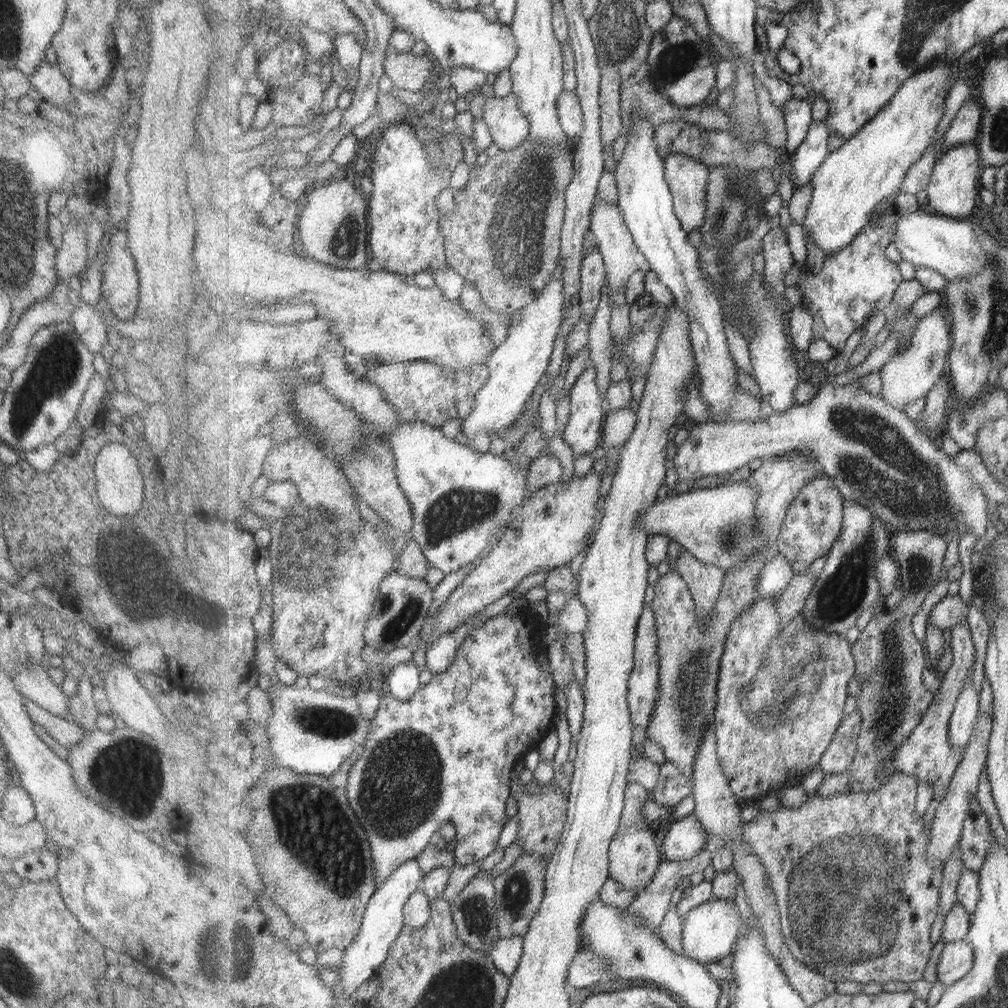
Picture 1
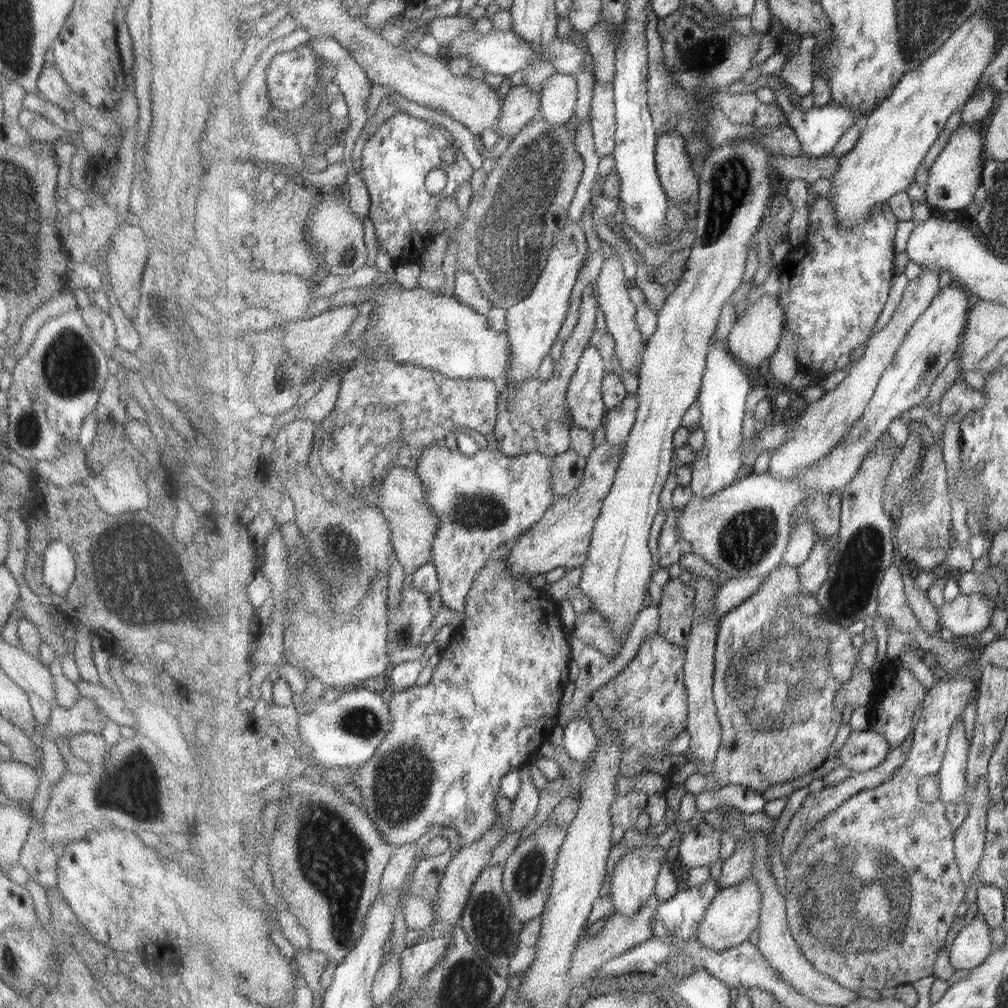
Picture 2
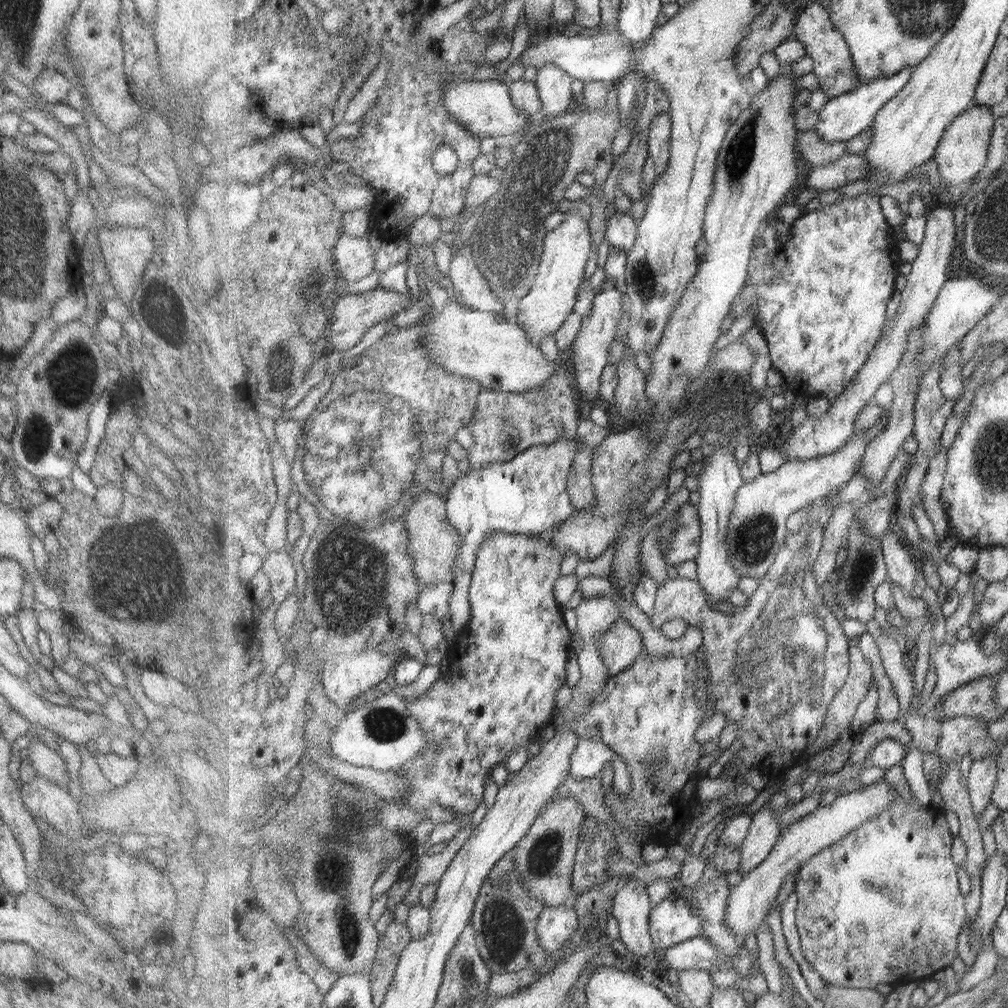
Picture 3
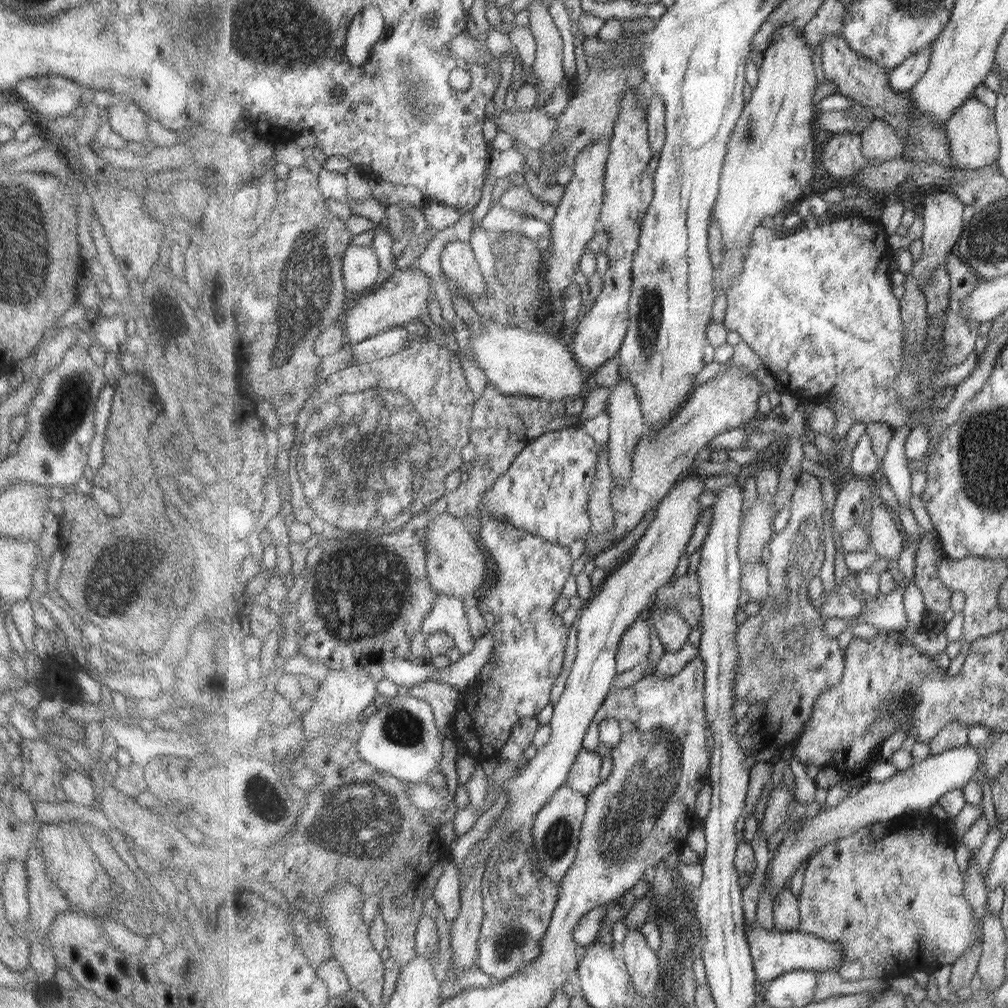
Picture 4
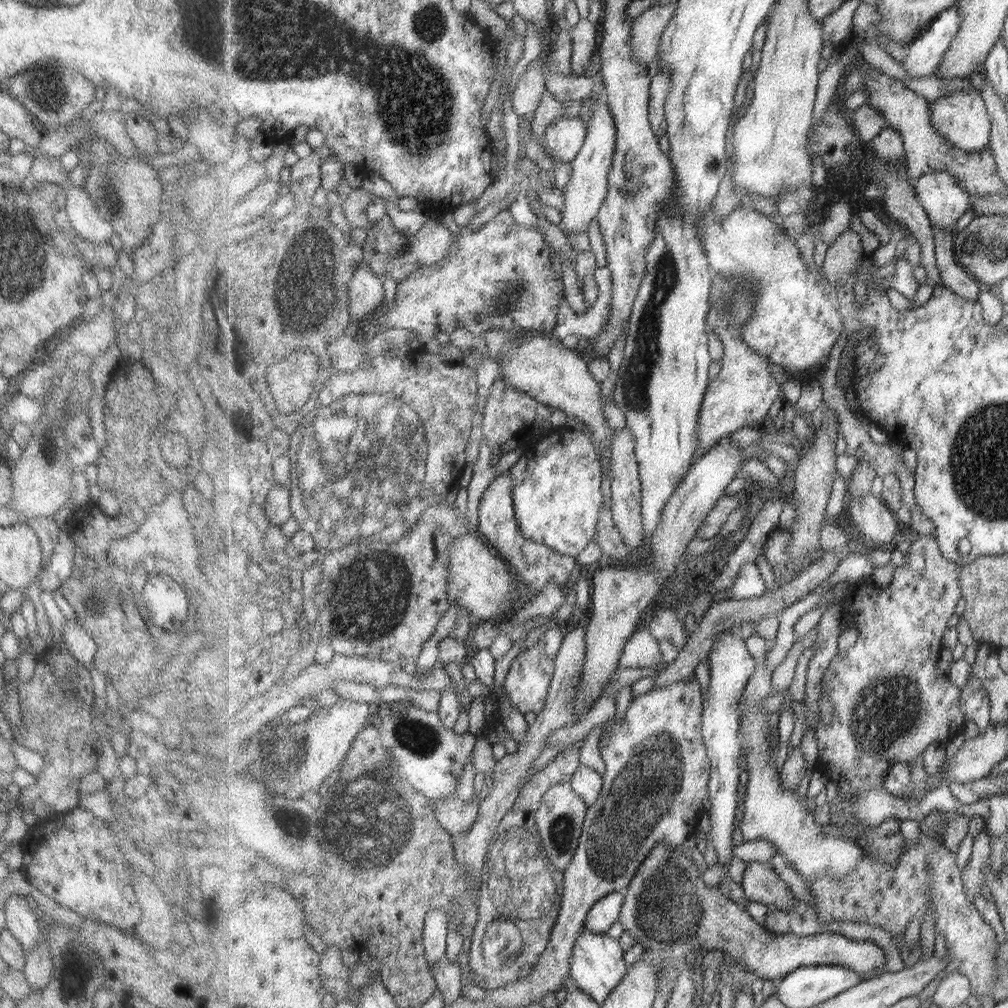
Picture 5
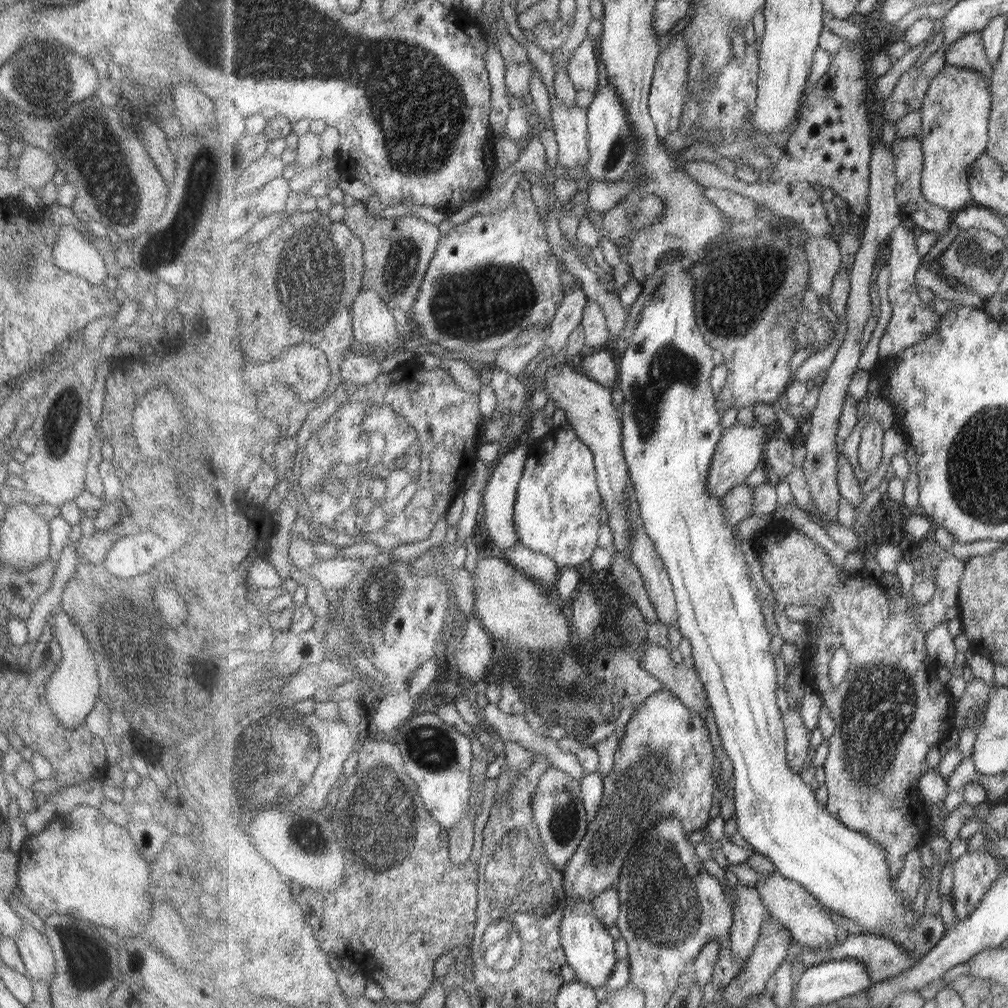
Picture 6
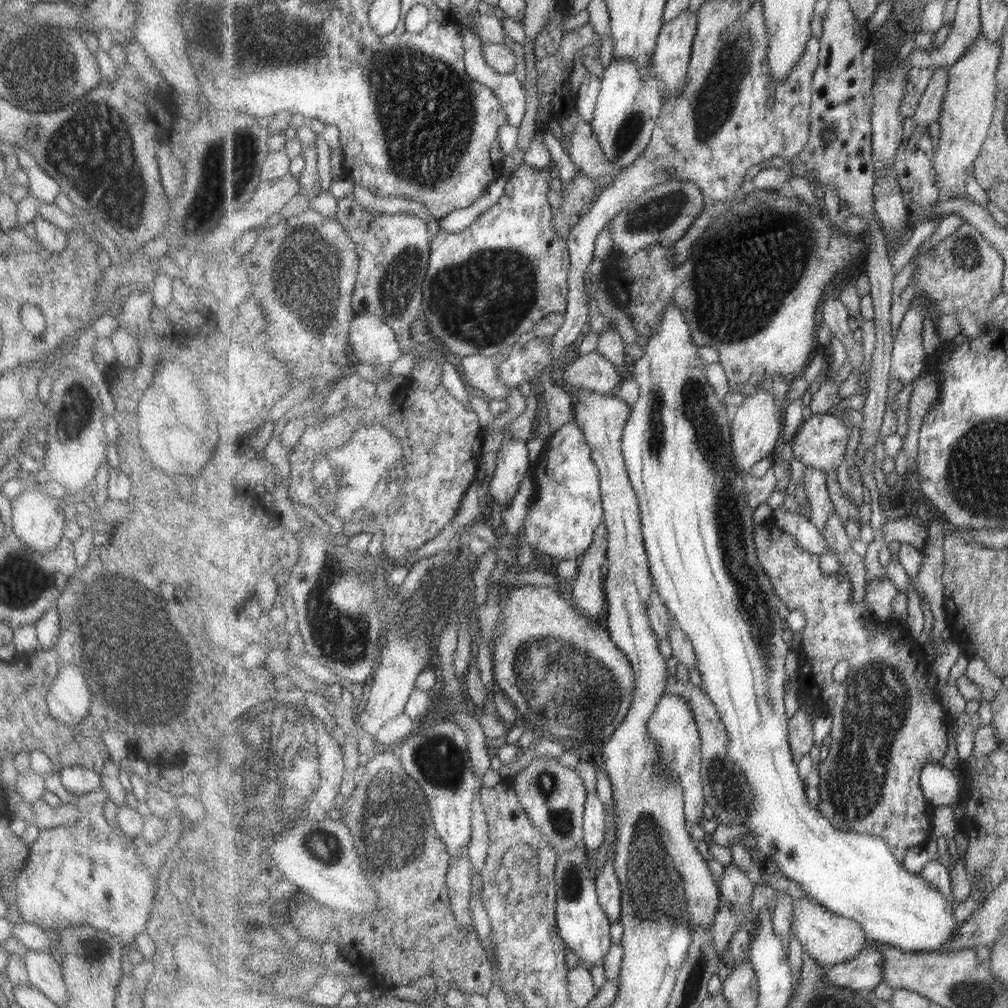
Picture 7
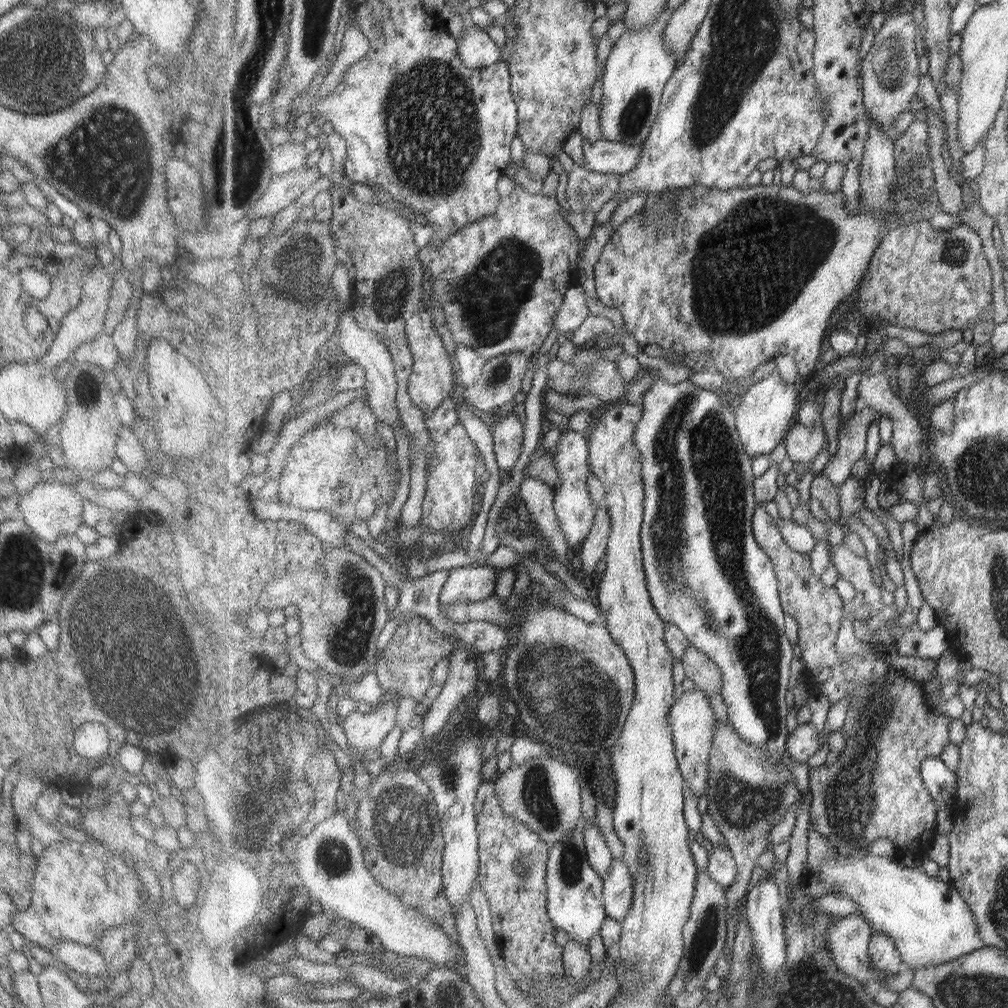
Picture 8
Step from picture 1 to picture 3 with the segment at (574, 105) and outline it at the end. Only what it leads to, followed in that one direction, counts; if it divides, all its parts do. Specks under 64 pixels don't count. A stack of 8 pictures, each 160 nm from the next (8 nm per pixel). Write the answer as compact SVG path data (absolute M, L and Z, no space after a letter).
M547 63L537 69L534 83L538 86L541 100L544 104L545 118L553 118L567 112L576 104L573 102L574 79L565 70Z

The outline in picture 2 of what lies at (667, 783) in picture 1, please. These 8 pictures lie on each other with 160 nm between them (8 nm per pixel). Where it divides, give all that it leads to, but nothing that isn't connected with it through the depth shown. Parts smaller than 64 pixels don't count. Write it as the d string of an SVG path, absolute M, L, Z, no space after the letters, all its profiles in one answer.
M723 786L717 790L704 791L696 797L696 808L702 811L713 811L727 805L747 814L758 814L767 807L769 800L745 786Z

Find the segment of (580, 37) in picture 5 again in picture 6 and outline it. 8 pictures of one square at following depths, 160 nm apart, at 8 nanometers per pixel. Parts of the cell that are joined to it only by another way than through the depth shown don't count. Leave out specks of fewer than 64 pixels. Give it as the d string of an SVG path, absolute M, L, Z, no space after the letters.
M589 38L572 52L568 63L568 74L578 90L589 90L594 94L599 90L598 56L597 46Z

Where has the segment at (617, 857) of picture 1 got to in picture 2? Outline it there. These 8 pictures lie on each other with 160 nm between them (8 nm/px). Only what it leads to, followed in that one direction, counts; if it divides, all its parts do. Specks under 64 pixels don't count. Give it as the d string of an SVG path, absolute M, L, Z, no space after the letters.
M655 845L641 846L623 854L613 871L611 894L614 901L614 913L635 916L651 901L656 894L656 885L661 870L661 862L667 856L667 849Z

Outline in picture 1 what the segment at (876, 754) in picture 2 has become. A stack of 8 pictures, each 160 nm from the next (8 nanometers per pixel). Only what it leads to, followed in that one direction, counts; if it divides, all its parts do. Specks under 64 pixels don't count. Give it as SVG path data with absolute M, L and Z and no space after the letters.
M856 708L840 724L836 732L836 738L829 745L820 763L820 773L823 774L847 774L851 769L855 755L857 755L857 740L861 732L863 717Z

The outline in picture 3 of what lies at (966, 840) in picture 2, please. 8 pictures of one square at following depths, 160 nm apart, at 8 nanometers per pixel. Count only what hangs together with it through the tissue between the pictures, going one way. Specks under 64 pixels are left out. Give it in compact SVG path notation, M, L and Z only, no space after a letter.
M987 756L987 758L974 760L969 774L968 786L973 809L981 818L985 808L991 804L996 788L997 762L995 758Z

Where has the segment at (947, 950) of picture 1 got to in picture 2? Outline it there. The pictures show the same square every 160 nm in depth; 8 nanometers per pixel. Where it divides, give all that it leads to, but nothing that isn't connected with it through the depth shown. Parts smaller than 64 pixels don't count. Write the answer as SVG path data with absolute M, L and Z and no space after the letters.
M977 915L960 930L950 949L951 962L956 970L973 969L991 956L997 946L989 928L986 918Z

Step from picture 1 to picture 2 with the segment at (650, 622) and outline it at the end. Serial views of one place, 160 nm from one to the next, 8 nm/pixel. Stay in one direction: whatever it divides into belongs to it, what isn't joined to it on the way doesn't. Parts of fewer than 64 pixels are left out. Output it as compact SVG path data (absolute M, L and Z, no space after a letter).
M661 635L650 636L640 648L636 658L625 670L616 676L610 683L592 694L592 702L602 713L602 717L610 720L611 725L618 729L623 738L623 760L621 760L621 776L634 779L641 773L649 773L645 757L653 760L665 758L665 746L681 732L688 730L689 705L688 688L684 683L684 666L686 659L686 646L680 648L676 644L665 640Z

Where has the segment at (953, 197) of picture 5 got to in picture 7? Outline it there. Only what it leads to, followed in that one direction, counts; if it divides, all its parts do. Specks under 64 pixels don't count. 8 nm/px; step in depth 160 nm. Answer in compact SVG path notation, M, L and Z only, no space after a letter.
M981 33L968 51L949 68L950 81L938 120L938 145L934 147L933 164L936 185L942 190L941 198L959 197L967 190L967 176L973 176L974 164L992 128L996 114L998 76L1002 61L1002 40L992 41Z

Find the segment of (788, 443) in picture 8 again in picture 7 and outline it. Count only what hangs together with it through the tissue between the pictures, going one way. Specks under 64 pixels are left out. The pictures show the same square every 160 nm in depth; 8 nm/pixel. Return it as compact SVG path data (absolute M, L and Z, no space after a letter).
M809 413L789 443L794 458L811 468L829 472L841 466L847 442L849 430L837 415Z

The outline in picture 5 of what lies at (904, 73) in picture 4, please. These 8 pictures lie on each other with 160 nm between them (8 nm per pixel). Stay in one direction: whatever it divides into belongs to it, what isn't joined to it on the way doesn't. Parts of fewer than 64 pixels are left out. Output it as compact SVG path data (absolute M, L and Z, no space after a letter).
M953 7L941 12L926 26L921 36L907 47L907 58L903 61L903 66L909 72L909 76L923 77L935 74L958 35L961 23L961 11Z

